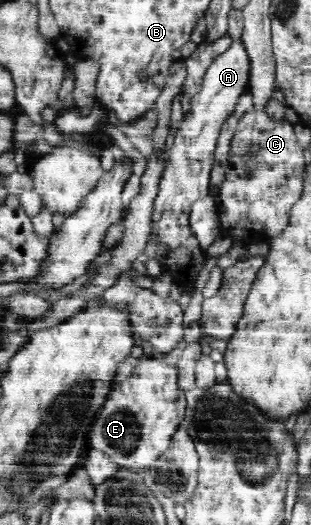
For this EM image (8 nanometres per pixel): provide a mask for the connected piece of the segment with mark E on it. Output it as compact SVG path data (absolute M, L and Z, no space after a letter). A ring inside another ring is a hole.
M140 358L132 376L127 377L113 388L107 397L107 402L97 412L94 425L90 430L87 442L88 448L104 452L118 467L124 466L132 472L140 468L148 468L154 460L169 450L172 436L176 433L185 418L185 393L179 392L176 385L176 368L166 367L156 358Z

